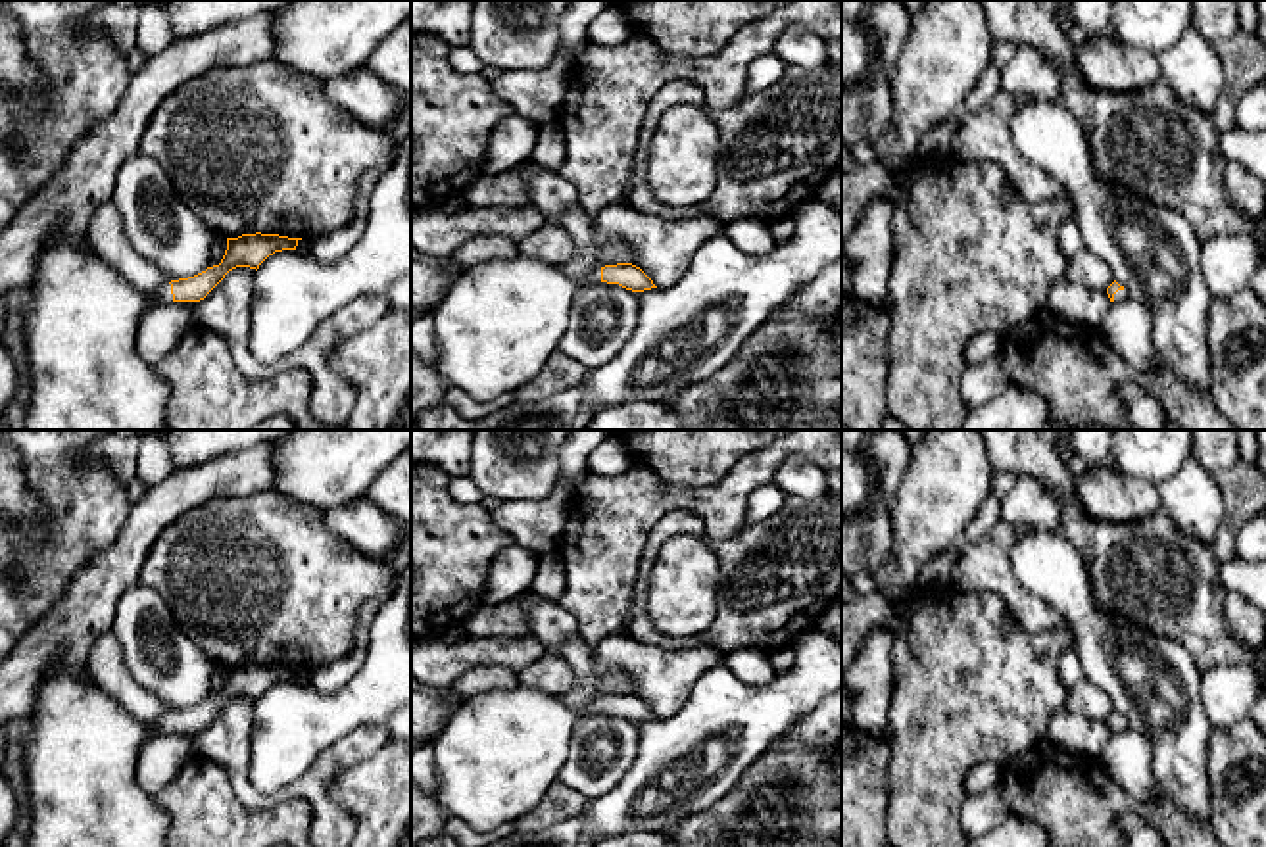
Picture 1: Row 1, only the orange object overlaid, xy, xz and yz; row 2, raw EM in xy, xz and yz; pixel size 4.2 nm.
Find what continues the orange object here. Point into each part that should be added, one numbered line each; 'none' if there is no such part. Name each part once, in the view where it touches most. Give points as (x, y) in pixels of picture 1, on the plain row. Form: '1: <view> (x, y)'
1: xy (81, 755)

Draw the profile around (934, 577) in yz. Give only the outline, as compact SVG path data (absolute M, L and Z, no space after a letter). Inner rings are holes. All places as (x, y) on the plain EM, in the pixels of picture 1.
M949 547L943 553L930 559L916 580L916 588L928 593L941 593L951 588L951 570L957 565L961 547Z

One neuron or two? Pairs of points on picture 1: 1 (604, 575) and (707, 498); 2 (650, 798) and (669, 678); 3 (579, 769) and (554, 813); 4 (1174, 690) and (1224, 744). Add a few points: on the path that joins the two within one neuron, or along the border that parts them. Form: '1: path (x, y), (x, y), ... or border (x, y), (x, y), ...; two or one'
1: path (615, 544), (659, 500), (677, 500); one
2: border (694, 684), (688, 698), (671, 715), (657, 719); two
3: border (558, 778), (588, 799); two
4: border (1213, 732), (1207, 744), (1207, 776); two

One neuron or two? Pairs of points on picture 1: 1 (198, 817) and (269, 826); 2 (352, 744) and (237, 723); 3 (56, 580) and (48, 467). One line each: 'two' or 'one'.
1: one
2: one
3: one

